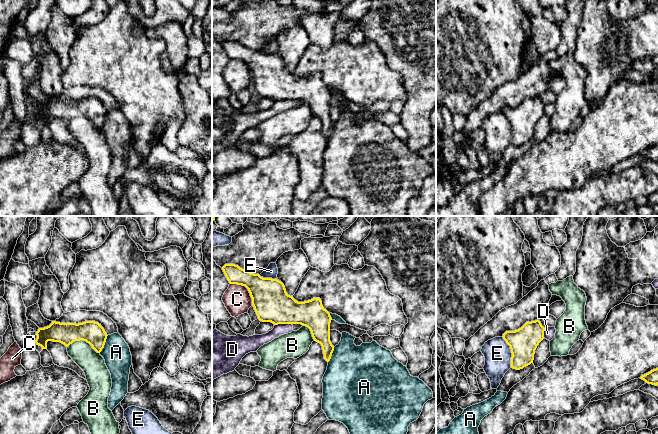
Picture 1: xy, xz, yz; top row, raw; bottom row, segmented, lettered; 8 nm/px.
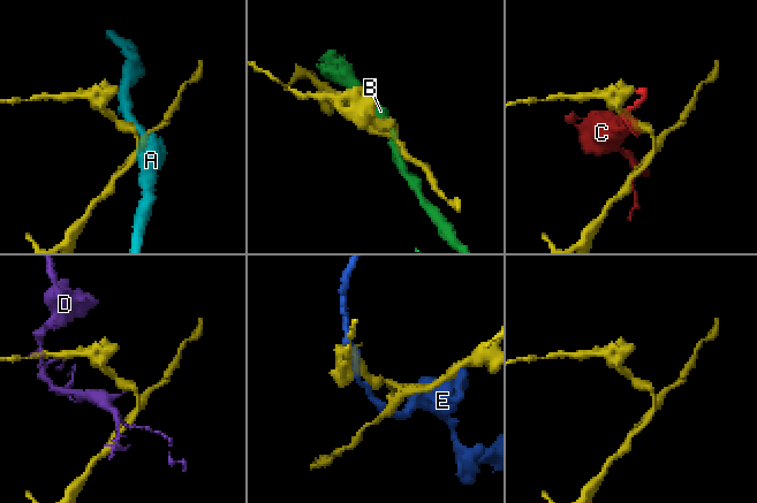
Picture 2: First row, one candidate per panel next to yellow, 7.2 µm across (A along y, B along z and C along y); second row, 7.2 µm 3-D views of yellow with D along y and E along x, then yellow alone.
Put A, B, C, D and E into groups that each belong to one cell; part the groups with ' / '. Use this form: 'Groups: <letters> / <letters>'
Groups: A / B / C / D / E

